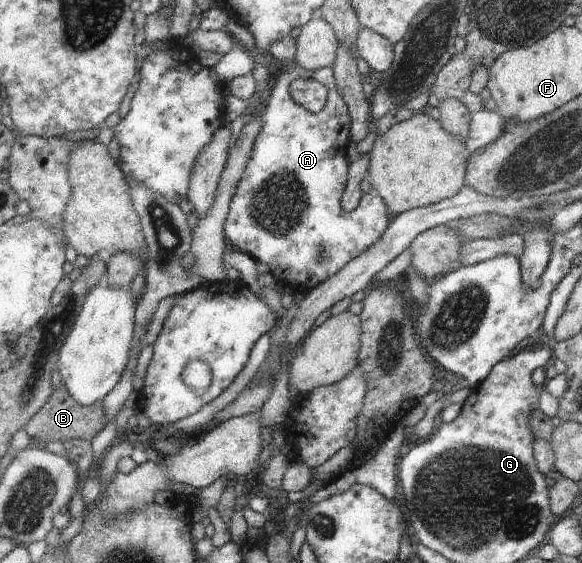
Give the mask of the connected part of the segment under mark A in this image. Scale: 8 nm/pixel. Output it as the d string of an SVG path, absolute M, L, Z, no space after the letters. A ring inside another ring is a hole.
M296 64L281 68L278 79L264 102L264 126L247 171L235 192L226 223L226 236L231 245L251 255L255 260L266 263L276 281L290 286L295 296L297 293L307 295L316 290L347 267L353 258L357 259L380 242L394 218L388 203L375 190L364 193L361 205L355 211L348 212L342 205L344 192L348 190L350 183L352 167L352 163L347 159L350 154L349 145L355 139L352 132L352 112L341 97L337 84L336 71L333 68L321 68L318 74ZM301 77L318 78L328 86L328 106L321 113L309 111L292 96L292 83ZM321 247L327 256L323 262L319 262Z

